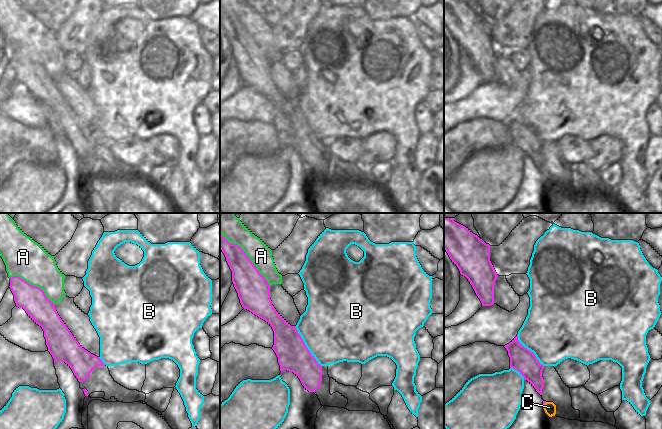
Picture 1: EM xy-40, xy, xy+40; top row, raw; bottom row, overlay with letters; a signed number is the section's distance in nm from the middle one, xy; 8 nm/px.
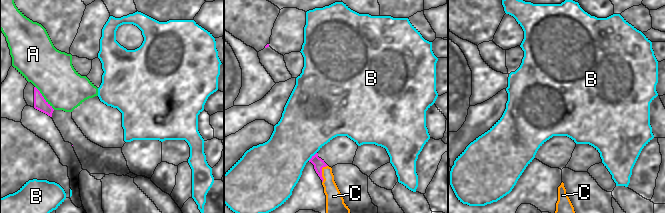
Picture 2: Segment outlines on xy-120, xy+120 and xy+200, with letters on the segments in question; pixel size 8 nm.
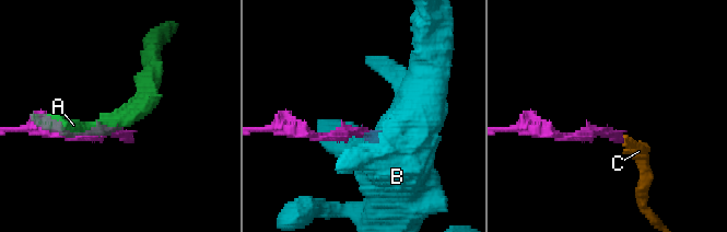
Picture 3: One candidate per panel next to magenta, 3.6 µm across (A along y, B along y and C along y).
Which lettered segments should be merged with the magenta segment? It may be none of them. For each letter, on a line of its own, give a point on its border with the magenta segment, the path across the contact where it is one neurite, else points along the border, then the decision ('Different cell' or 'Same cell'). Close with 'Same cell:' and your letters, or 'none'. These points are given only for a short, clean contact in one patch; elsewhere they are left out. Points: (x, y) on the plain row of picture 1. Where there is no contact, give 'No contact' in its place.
A: Touches magenta at xy (247, 33). Different cell
B: Touches magenta at xy (305, 122). Different cell
C: Touches magenta at xy+40 (544, 179). Boundary: xy+40 (546, 178), (543, 180). Different cell
Same cell: none

